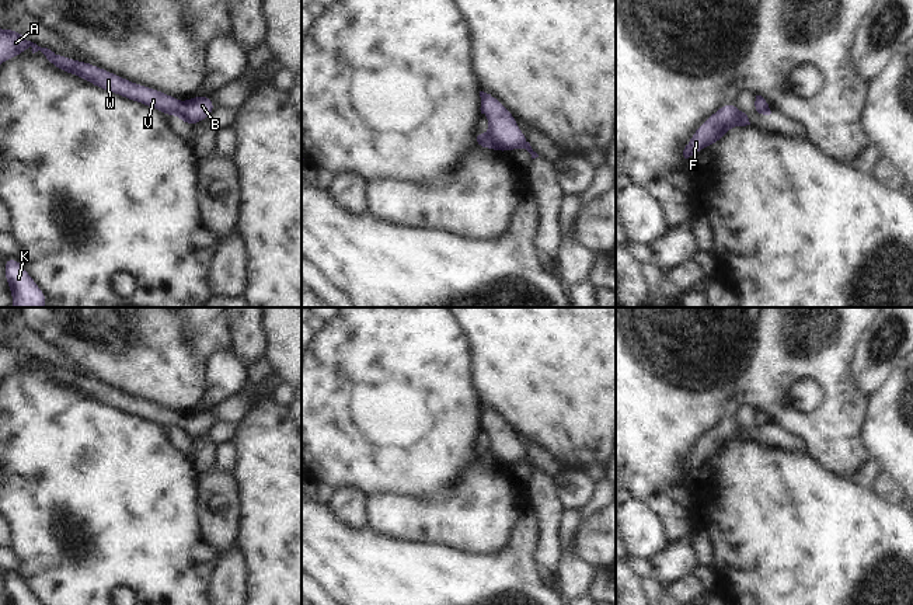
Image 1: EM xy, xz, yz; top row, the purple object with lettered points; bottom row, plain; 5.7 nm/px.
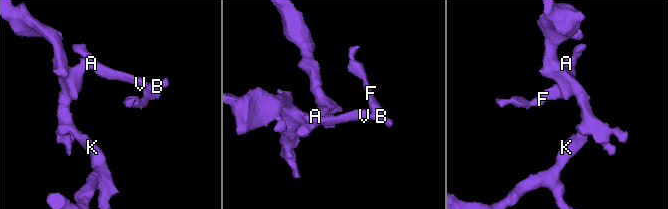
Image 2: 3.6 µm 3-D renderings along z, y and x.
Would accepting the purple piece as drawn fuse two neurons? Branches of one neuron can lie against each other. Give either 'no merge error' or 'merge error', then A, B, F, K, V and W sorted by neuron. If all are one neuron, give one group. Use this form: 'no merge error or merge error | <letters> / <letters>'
no merge error | A B F K V W

